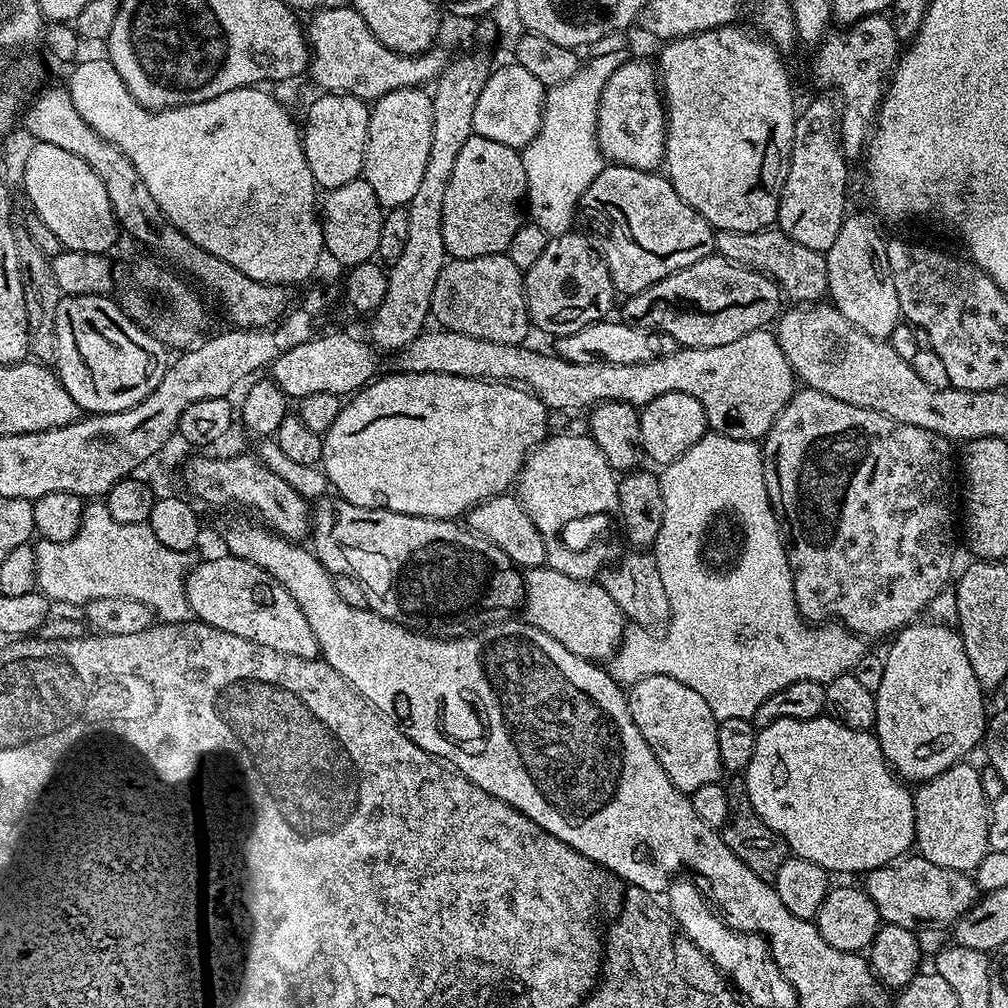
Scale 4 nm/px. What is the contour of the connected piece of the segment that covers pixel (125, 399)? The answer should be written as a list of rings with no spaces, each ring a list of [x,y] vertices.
[[[64,296],[58,302],[56,319],[56,358],[55,371],[60,377],[62,386],[78,402],[85,413],[121,412],[130,410],[142,402],[162,382],[170,363],[169,349],[164,347],[158,338],[142,330],[128,315],[120,309],[115,299],[103,296]]]

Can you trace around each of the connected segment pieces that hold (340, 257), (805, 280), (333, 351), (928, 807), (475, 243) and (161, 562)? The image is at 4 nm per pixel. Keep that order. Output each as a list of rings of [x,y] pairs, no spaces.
[[[363,178],[346,182],[346,186],[331,189],[323,197],[318,212],[320,229],[324,235],[324,251],[343,266],[361,264],[378,253],[378,237],[382,235],[385,209],[381,208],[370,182]]]
[[[779,227],[763,228],[760,232],[716,232],[715,255],[726,258],[730,262],[740,264],[744,268],[751,268],[754,272],[761,272],[763,276],[772,279],[785,297],[792,299],[796,306],[811,306],[823,301],[828,294],[828,275],[826,274],[826,255],[818,250],[810,250],[810,246],[802,246],[802,242],[794,242]]]
[[[348,332],[320,335],[313,335],[312,339],[302,342],[302,346],[286,350],[270,366],[270,379],[293,401],[298,402],[310,394],[334,394],[348,398],[381,375],[381,353],[370,346],[367,339],[359,340]]]
[[[961,762],[950,766],[950,770],[942,770],[934,778],[923,781],[920,789],[914,792],[914,826],[916,827],[915,851],[925,856],[934,866],[946,866],[946,870],[958,870],[969,874],[975,873],[976,867],[986,858],[988,847],[988,814],[990,802],[986,794],[982,794],[982,778],[977,765]]]
[[[473,134],[462,146],[450,186],[446,186],[446,202],[442,206],[442,238],[449,257],[457,260],[507,253],[510,238],[522,223],[522,205],[526,200],[526,170],[517,149],[502,142],[490,142]]]
[[[92,502],[85,507],[82,514],[82,526],[78,530],[78,534],[74,534],[74,538],[70,538],[66,542],[50,542],[49,540],[37,539],[34,547],[36,549],[36,583],[39,591],[43,592],[48,597],[49,601],[60,604],[77,604],[83,606],[88,604],[94,598],[130,598],[142,602],[148,608],[151,608],[153,613],[161,621],[169,624],[181,624],[182,621],[189,619],[192,616],[190,610],[190,602],[186,598],[186,590],[184,589],[184,579],[188,577],[190,571],[190,563],[188,564],[189,557],[183,552],[175,552],[166,546],[162,546],[162,542],[158,542],[158,538],[154,538],[154,530],[150,530],[147,524],[135,524],[129,526],[127,522],[117,522],[114,517],[110,515],[107,503]]]

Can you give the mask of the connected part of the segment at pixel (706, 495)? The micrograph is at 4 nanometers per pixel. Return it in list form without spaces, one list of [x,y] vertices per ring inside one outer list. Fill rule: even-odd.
[[[709,431],[682,458],[678,458],[673,464],[667,465],[659,473],[660,485],[662,486],[662,530],[658,530],[658,538],[654,545],[654,555],[658,574],[662,574],[662,586],[666,586],[666,598],[670,598],[670,610],[672,618],[666,625],[664,640],[655,640],[649,629],[632,626],[625,631],[619,649],[613,653],[607,661],[606,668],[613,680],[621,686],[631,686],[642,678],[651,676],[669,676],[702,694],[706,698],[706,706],[715,714],[717,721],[726,718],[742,718],[751,720],[754,710],[770,698],[770,694],[778,694],[782,686],[790,686],[790,682],[802,682],[803,680],[816,680],[825,685],[829,680],[845,675],[852,670],[858,657],[861,655],[861,641],[853,633],[843,626],[828,622],[823,626],[813,626],[800,615],[794,590],[792,589],[792,571],[788,568],[788,554],[784,537],[776,523],[776,516],[772,512],[772,505],[768,502],[768,491],[764,485],[764,454],[761,445],[755,440],[739,440],[738,438],[726,438],[717,432]],[[682,576],[690,576],[690,584],[682,580]]]

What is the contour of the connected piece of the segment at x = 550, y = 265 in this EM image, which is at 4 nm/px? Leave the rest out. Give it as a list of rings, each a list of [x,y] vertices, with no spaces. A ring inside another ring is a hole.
[[[573,230],[551,237],[538,262],[524,272],[524,293],[531,327],[549,332],[552,338],[574,334],[574,330],[582,330],[582,326],[597,324],[611,313],[608,311],[612,303],[618,300],[610,270],[595,243],[587,235],[579,236],[578,232]]]

